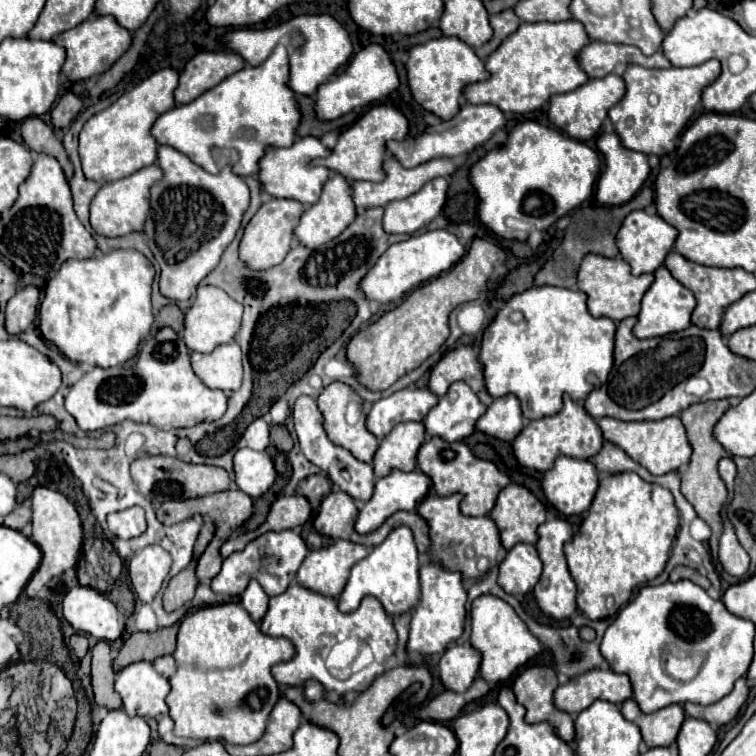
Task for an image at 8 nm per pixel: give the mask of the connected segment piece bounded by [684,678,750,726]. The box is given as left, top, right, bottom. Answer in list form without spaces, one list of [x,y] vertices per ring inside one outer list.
[[[740,678],[734,684],[734,690],[728,696],[724,696],[720,702],[710,704],[710,706],[686,702],[684,710],[692,718],[700,718],[700,720],[706,720],[710,724],[722,726],[722,724],[728,724],[732,718],[736,718],[736,714],[740,712],[740,708],[748,700],[748,692],[750,692],[750,688],[746,684],[746,678]]]

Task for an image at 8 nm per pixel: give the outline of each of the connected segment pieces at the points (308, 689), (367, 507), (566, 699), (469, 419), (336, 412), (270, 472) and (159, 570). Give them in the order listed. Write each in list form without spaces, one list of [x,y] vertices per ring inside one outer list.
[[[314,680],[308,682],[308,684],[304,684],[304,694],[306,694],[308,700],[320,700],[322,696],[326,696],[324,688],[320,688],[320,684],[316,684]]]
[[[412,470],[412,472],[390,472],[388,476],[380,478],[374,486],[374,496],[360,508],[358,518],[356,518],[356,530],[360,534],[368,534],[374,532],[388,516],[392,516],[398,510],[416,510],[416,506],[424,500],[424,496],[430,492],[432,488],[432,480],[420,472],[420,470]]]
[[[588,670],[568,684],[562,684],[554,692],[556,708],[578,714],[586,710],[594,700],[608,700],[614,704],[622,704],[632,698],[632,684],[626,674],[618,674],[614,670]]]
[[[462,380],[454,382],[424,418],[426,434],[444,436],[448,442],[464,440],[474,432],[484,412],[486,404],[480,400],[480,394]]]
[[[332,382],[330,386],[326,386],[322,390],[322,394],[318,396],[316,402],[318,402],[320,412],[324,414],[324,428],[326,428],[328,438],[334,444],[350,450],[358,460],[370,464],[372,458],[374,458],[374,454],[376,454],[376,450],[378,450],[378,440],[366,428],[366,415],[362,411],[363,401],[354,392],[354,388],[348,386],[348,384],[344,384],[344,382]]]
[[[240,448],[234,454],[236,484],[252,498],[262,496],[276,480],[276,470],[266,452]]]
[[[158,544],[142,548],[128,564],[130,582],[142,602],[152,602],[170,572],[172,556]]]

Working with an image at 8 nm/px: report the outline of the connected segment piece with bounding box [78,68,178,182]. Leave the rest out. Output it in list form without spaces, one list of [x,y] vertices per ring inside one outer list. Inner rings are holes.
[[[164,68],[136,84],[132,90],[122,94],[112,106],[94,114],[80,132],[80,158],[84,164],[84,174],[90,180],[114,182],[124,176],[138,172],[156,162],[158,144],[150,134],[154,120],[174,108],[174,90],[178,86],[178,72],[174,68]]]

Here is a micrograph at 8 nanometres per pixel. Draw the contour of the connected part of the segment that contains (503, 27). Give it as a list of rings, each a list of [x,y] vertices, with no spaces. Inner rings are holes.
[[[504,10],[504,12],[500,12],[500,14],[490,16],[490,24],[492,24],[492,28],[494,28],[494,36],[492,36],[492,40],[488,40],[488,44],[476,48],[476,54],[480,56],[480,60],[486,60],[486,58],[500,46],[500,42],[502,42],[506,36],[510,36],[512,32],[518,30],[520,18],[514,14],[514,10]]]

